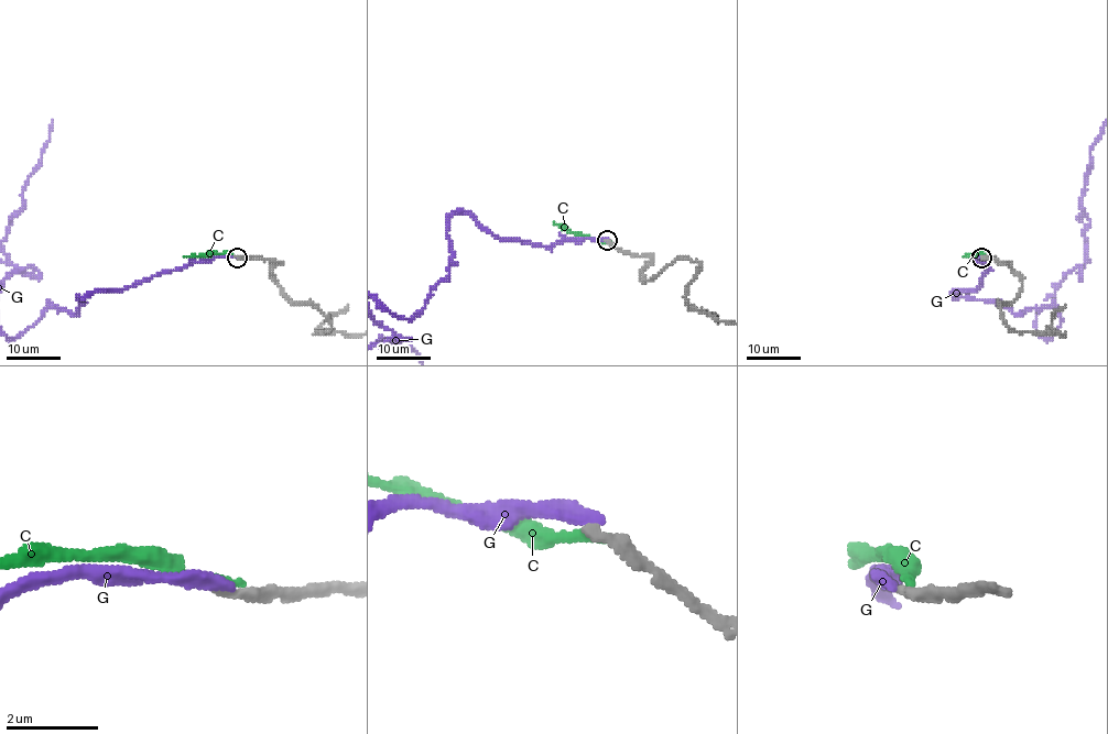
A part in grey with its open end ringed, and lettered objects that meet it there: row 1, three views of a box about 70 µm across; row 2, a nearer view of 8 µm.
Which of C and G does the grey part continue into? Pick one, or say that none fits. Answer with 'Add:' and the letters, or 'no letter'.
Add: G

